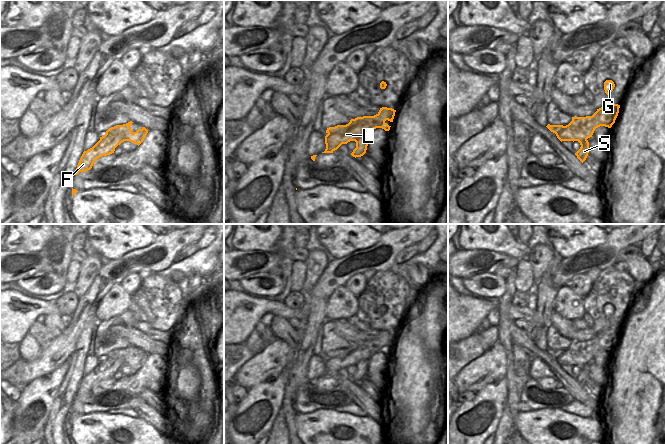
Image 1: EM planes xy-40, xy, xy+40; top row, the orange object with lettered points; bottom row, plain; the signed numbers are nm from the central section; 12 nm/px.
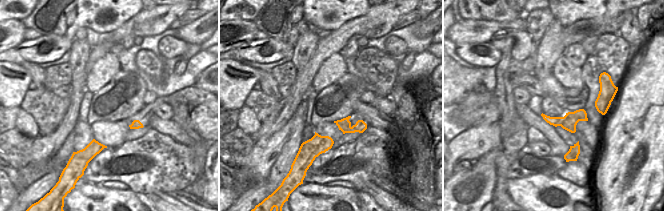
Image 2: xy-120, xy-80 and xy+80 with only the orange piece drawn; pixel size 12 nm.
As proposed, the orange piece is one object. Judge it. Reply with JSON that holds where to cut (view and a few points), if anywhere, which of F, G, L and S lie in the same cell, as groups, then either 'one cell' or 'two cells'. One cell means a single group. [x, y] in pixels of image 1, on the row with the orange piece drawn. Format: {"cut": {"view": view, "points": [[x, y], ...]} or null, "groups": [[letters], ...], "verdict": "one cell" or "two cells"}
{"cut": {"view": "xy", "points": [[367, 135], [355, 141]]}, "groups": [["F", "G", "L"], ["S"]], "verdict": "two cells"}

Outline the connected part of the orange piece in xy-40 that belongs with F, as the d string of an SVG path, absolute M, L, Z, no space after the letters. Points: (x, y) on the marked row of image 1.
M130 121L126 124L109 128L106 134L100 137L100 140L92 148L83 152L74 175L90 170L98 158L114 153L115 148L122 142L130 141L134 143L137 139L144 140L148 130L142 127L133 133L130 128L132 123Z

